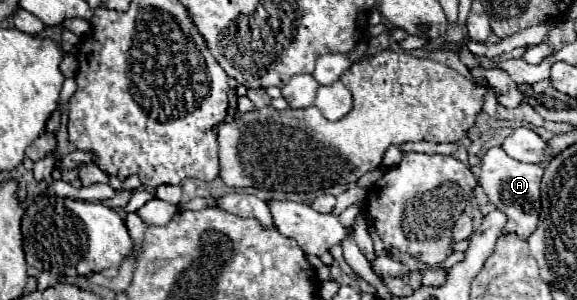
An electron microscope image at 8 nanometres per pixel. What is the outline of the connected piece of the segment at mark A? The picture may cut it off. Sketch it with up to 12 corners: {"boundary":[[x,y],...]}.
{"boundary":[[490,147],[482,187],[528,239],[540,221],[544,169]]}

